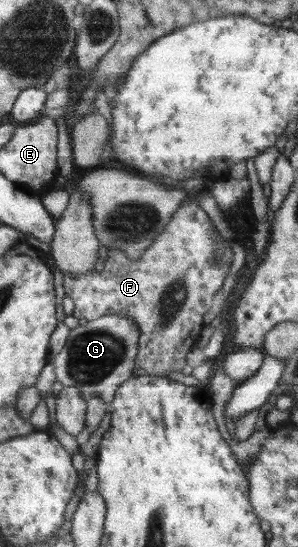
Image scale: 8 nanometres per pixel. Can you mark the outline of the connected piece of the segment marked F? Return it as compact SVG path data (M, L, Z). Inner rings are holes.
M207 187L199 193L187 195L171 214L161 233L155 236L137 260L131 260L123 252L111 248L101 251L104 264L101 271L97 272L91 268L81 275L63 275L64 295L71 297L74 303L71 315L79 321L93 321L105 314L122 313L136 323L139 337L132 375L166 377L170 371L181 370L186 364L185 355L195 346L194 343L204 324L203 313L211 307L211 298L221 288L223 278L231 265L233 253L229 242L220 237L207 214L191 200L202 197L203 193L207 193Z

